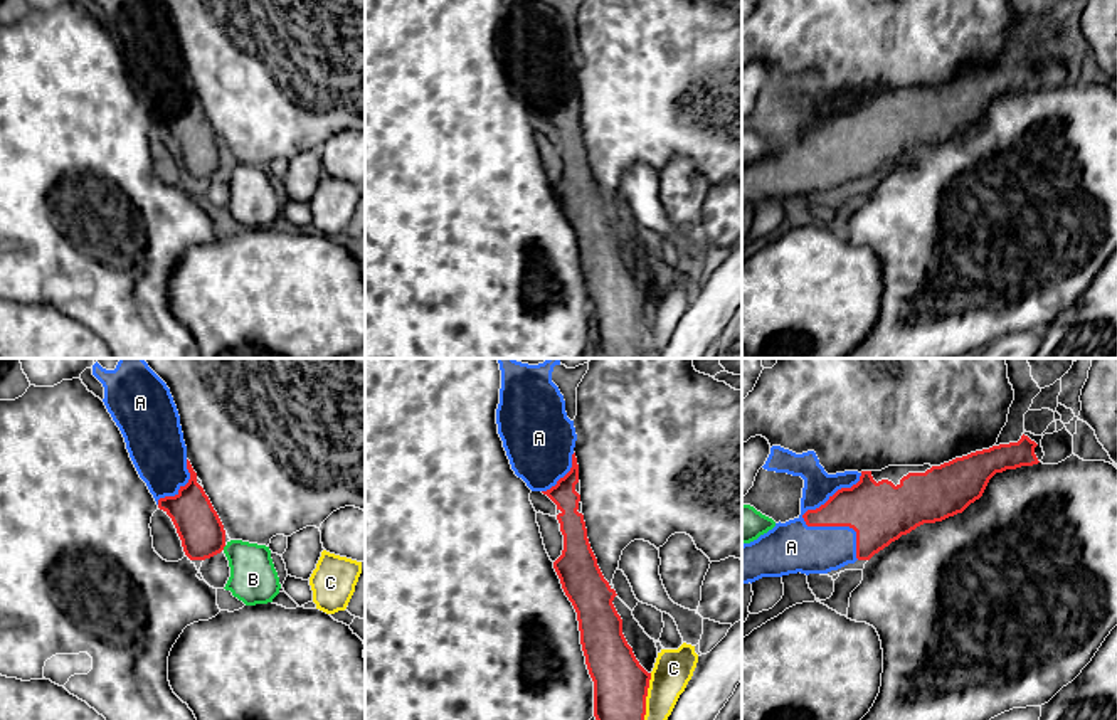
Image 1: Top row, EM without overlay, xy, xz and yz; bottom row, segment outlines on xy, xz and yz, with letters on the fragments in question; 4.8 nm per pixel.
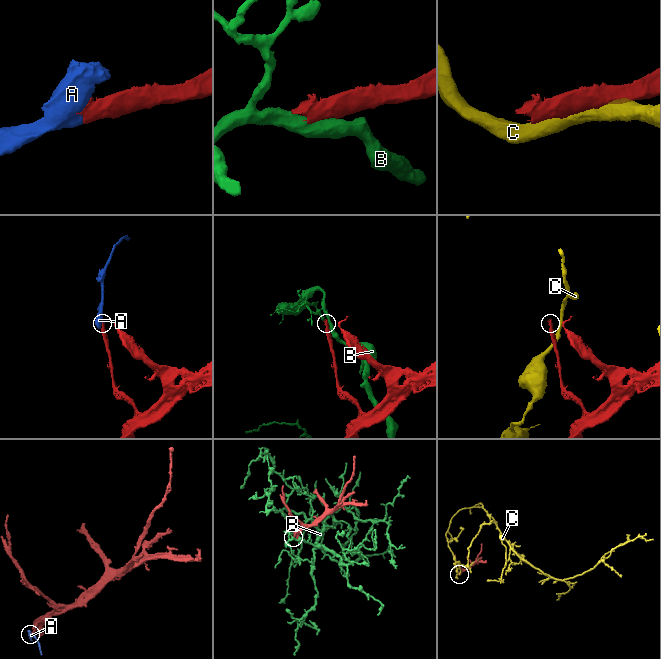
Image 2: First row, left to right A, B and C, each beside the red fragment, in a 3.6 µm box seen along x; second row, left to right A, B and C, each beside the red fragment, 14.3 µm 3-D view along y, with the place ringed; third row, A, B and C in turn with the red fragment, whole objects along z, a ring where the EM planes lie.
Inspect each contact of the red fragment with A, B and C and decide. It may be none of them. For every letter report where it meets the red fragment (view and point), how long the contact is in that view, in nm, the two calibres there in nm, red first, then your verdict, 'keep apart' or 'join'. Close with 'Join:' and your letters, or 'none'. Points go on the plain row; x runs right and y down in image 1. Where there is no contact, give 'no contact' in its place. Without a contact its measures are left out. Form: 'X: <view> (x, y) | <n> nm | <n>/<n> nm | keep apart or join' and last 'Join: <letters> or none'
A: yz (809, 148) | 420 nm | 200/240 nm | join
B: xy (224, 169) | 30 nm | 220/220 nm | keep apart
C: xz (645, 327) | 300 nm | 260/190 nm | keep apart
Join: A

